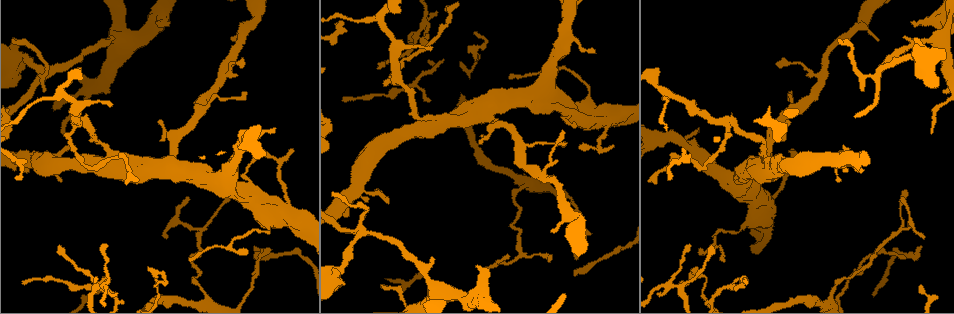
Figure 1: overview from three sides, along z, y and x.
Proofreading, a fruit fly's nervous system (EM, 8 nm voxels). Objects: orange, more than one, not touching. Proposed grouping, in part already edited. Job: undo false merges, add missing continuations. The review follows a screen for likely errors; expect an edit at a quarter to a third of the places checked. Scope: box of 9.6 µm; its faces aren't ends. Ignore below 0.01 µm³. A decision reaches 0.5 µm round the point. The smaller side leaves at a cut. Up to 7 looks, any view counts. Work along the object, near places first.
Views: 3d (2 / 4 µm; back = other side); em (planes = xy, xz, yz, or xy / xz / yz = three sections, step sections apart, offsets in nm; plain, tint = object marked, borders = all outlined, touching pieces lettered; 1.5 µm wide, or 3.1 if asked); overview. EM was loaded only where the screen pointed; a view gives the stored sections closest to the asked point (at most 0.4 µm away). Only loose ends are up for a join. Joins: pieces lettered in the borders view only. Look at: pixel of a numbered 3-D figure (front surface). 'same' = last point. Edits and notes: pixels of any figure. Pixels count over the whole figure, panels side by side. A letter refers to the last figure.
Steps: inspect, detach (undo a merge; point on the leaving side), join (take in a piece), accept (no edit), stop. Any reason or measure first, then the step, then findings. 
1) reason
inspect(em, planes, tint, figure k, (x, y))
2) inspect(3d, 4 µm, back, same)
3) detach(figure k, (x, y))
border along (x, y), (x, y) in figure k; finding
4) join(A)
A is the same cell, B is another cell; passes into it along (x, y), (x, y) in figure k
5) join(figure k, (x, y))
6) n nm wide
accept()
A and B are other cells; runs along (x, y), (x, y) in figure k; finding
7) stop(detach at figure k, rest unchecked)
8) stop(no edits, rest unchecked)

branch stops here
inspect(3d, 2 µm, figure 1, (114, 38))

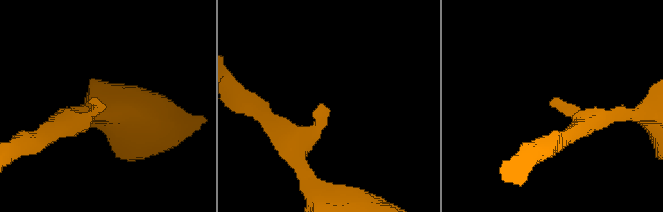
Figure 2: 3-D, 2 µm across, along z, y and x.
shape alone is not enough
inspect(em, xz, step 8, borders, figure 2, (98, 101))

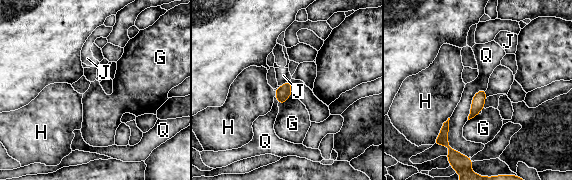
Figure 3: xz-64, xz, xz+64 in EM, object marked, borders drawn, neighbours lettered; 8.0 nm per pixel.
join(J)
J is the same cell, G, H and Q are other cells; passes into it along (282, 93), (284, 83), (283, 75) in figure 3; it goes on there

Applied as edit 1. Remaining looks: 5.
inspect(overview)

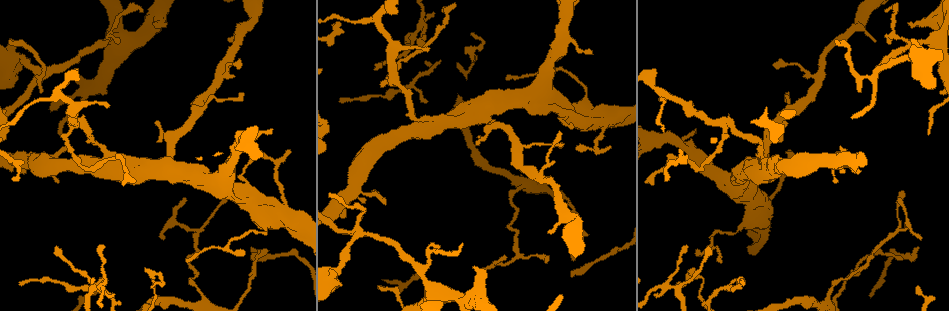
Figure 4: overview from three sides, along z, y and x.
end of a long branch
inspect(em, xy, step 4, tint, figure 4, (666, 179))

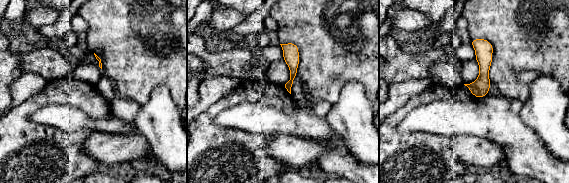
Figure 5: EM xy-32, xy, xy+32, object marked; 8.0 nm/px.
inspect(em, planes, borders, same)

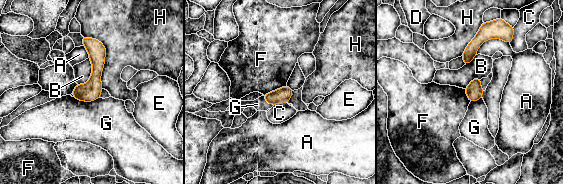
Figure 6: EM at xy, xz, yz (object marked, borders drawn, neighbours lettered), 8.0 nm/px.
accept()
A, B, C, D, E, F, G and H are other cells; none of them fits

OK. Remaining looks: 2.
free end
inspect(3d, 4 µm, back, figure 4, (427, 47))

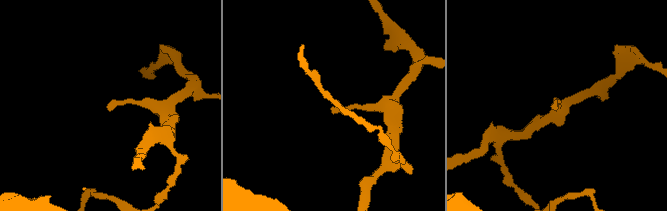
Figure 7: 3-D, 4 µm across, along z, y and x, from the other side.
need the tissue
inspect(em, planes, borders, figure 7, (556, 108))

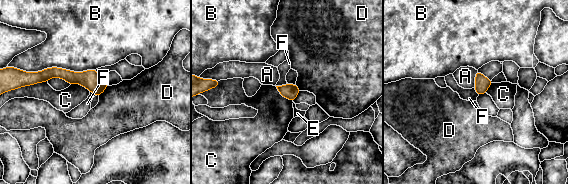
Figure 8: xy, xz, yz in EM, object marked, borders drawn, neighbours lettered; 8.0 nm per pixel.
120 nm wide
accept()
A, B, C, D, E and F are other cells; border along (287, 83), (276, 86) in figure 8; no lettered piece goes on from it

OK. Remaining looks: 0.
stop(join at figure 3, rest unchecked)

